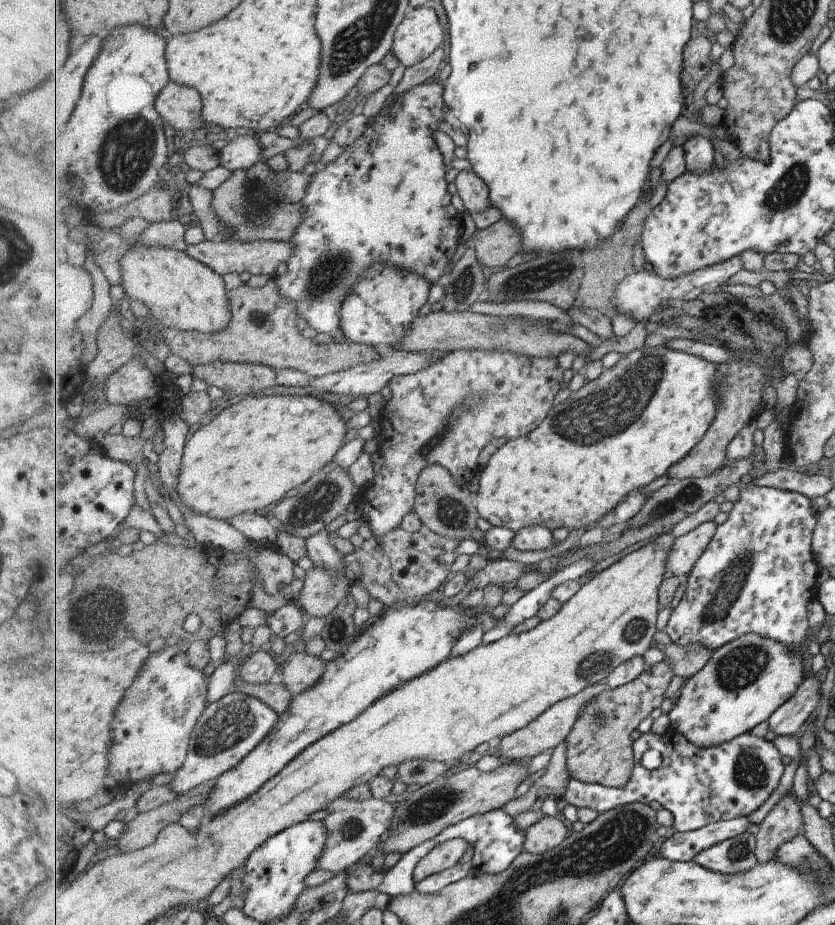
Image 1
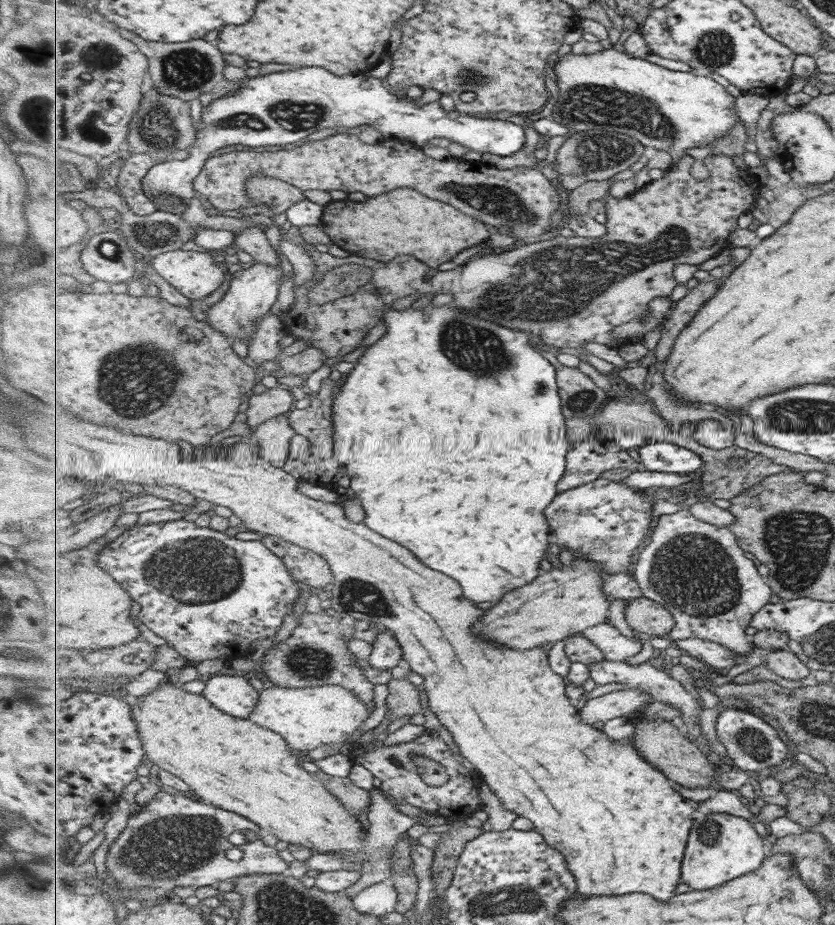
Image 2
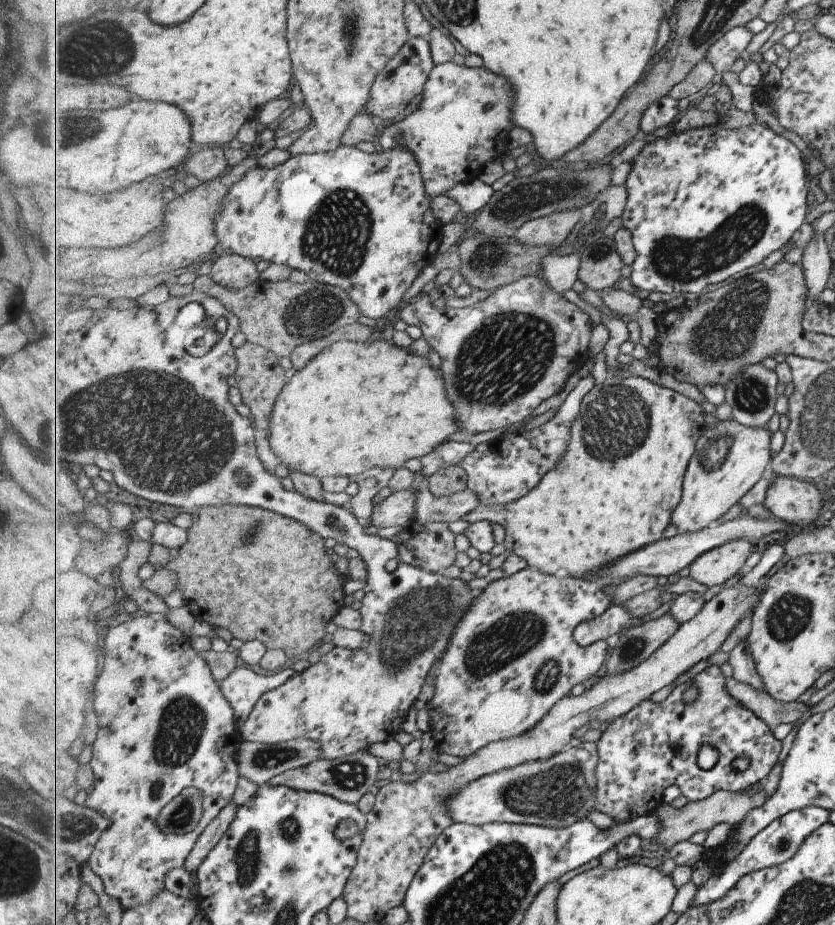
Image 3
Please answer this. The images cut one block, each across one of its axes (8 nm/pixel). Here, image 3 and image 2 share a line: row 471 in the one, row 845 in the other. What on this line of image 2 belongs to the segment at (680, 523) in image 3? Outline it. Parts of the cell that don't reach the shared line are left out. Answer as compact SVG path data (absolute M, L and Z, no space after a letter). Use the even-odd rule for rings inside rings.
M731 814L699 815L692 829L682 863L682 883L690 890L709 891L759 871L769 854L770 840L763 839L753 824Z

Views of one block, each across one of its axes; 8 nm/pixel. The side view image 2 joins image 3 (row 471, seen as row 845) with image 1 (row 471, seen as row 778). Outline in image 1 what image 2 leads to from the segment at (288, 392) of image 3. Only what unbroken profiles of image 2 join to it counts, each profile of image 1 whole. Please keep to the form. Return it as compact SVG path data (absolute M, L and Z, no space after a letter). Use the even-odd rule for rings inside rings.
M264 392L235 398L192 430L184 450L178 491L194 513L214 519L226 521L241 512L262 512L263 508L272 508L287 497L289 490L299 488L333 462L338 450L347 443L347 432L347 419L337 412L337 408L308 393L267 395Z

